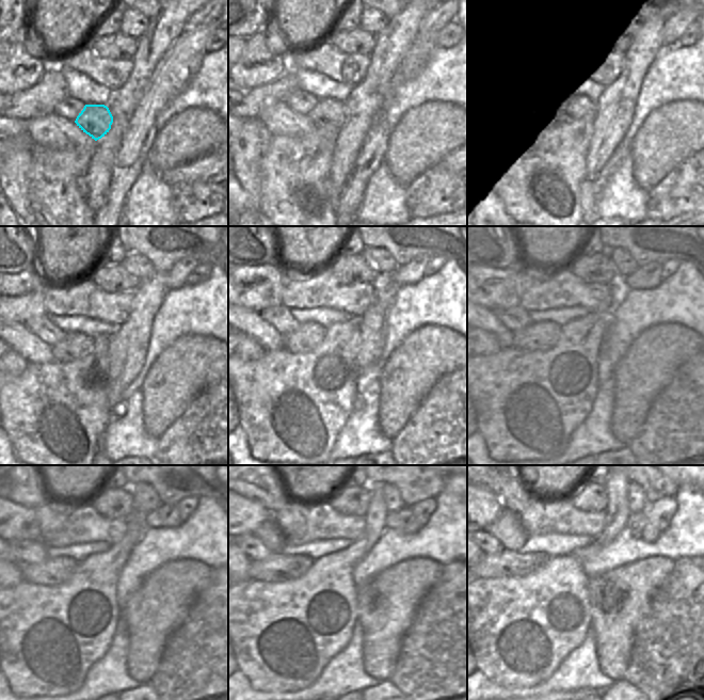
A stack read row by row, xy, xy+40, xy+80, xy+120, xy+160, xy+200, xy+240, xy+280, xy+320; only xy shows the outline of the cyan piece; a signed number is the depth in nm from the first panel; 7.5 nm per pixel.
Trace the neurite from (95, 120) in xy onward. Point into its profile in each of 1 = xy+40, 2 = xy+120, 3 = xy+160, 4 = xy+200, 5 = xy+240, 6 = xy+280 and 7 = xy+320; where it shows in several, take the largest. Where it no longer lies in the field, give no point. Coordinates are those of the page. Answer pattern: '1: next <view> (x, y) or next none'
1: next xy+40 (329, 113)
2: next xy+120 (75, 346)
3: next xy+160 (307, 335)
4: next xy+200 (539, 336)
5: next xy+240 (52, 571)
6: next xy+280 (277, 568)
7: next xy+320 (508, 562)

